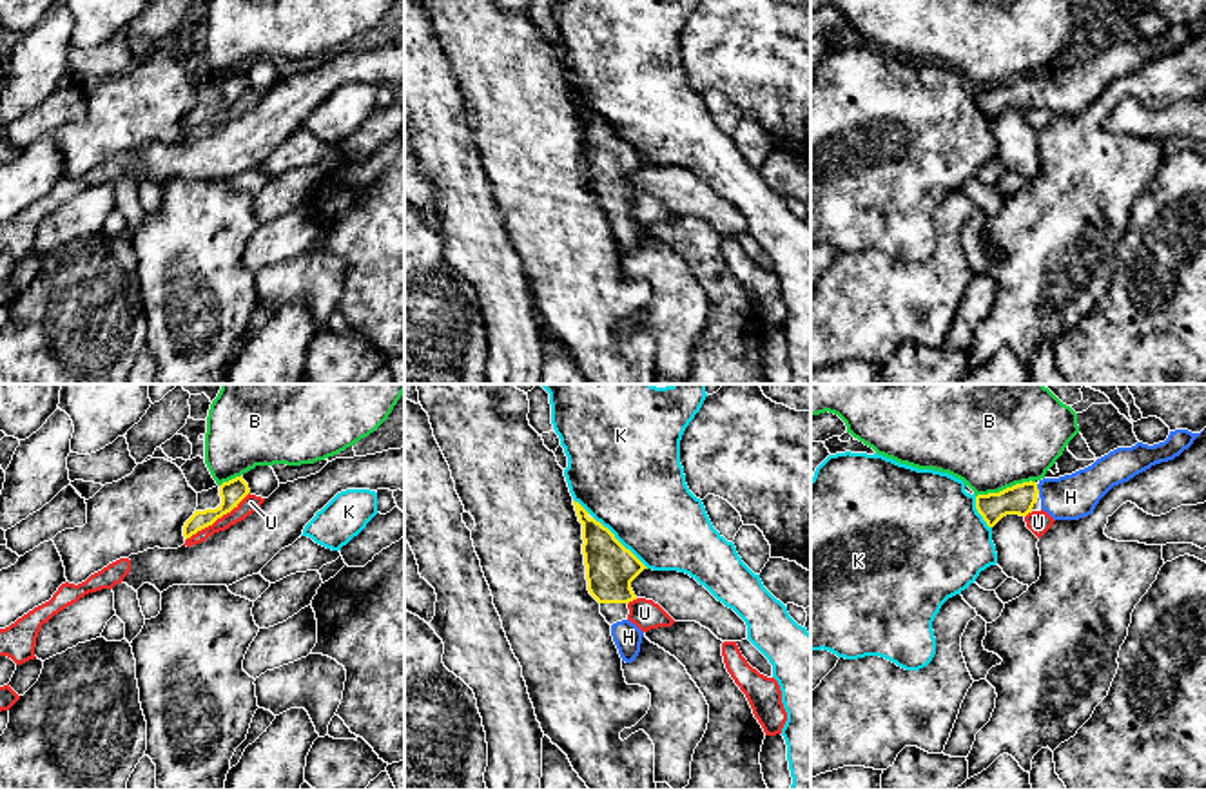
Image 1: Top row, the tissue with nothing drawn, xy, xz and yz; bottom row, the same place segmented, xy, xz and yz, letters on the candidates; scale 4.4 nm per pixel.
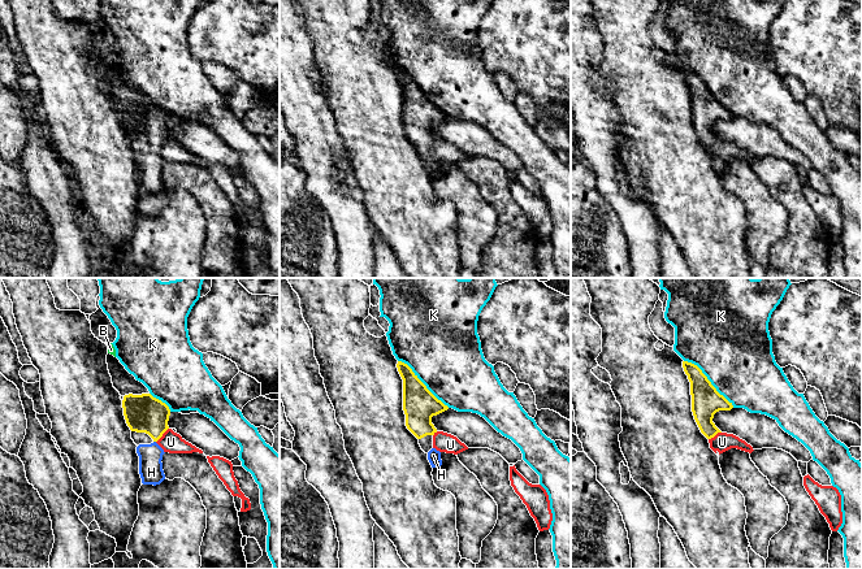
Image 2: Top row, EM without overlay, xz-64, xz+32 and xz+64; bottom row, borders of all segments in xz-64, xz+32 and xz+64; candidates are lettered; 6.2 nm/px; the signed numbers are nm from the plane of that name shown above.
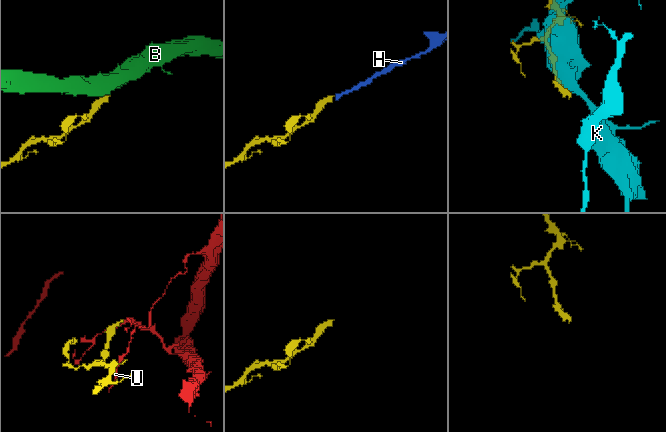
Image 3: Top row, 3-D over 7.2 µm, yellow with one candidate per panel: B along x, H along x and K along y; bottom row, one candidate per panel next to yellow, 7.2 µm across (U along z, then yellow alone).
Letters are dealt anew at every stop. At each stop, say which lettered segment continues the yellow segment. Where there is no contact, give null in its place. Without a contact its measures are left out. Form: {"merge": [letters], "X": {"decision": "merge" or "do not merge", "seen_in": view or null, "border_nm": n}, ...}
{"merge": ["H"], "B": {"decision": "do not merge", "seen_in": "yz", "border_nm": 280}, "H": {"decision": "merge", "seen_in": "yz", "border_nm": 50}, "K": {"decision": "do not merge", "seen_in": "xz", "border_nm": 340}, "U": {"decision": "do not merge", "seen_in": "xy", "border_nm": 360}}

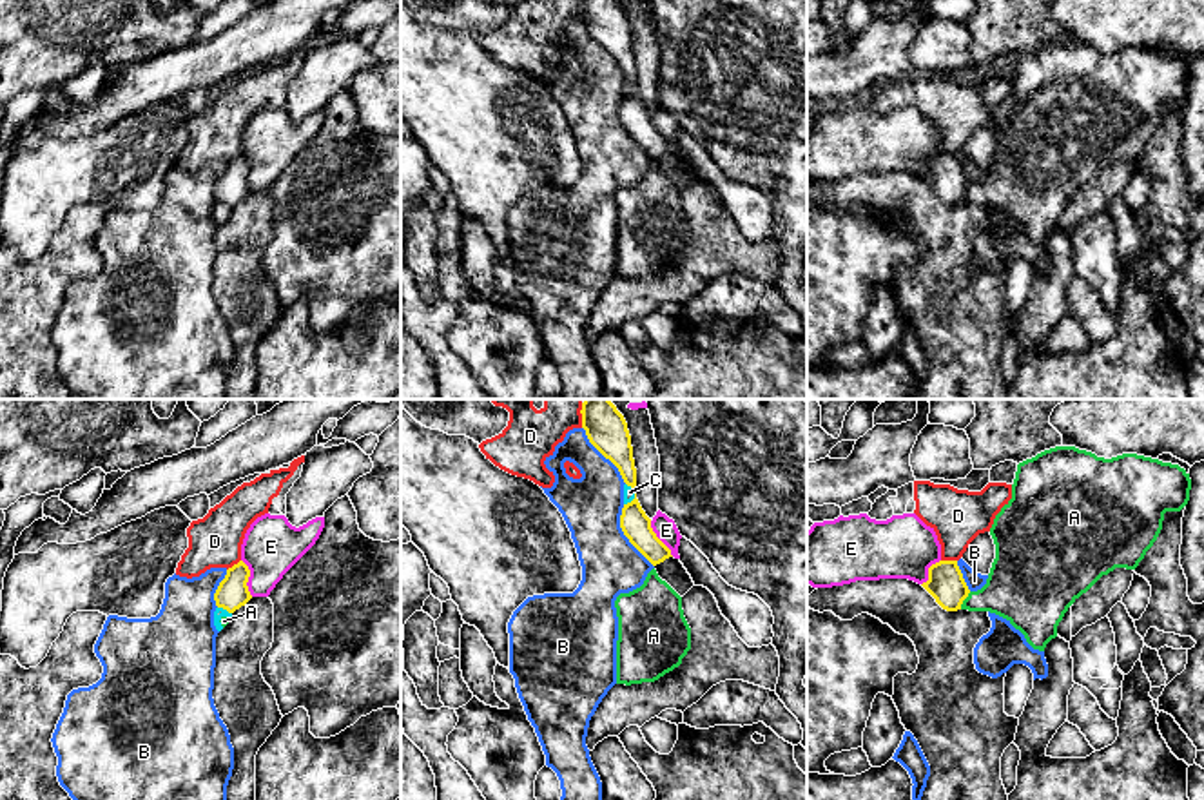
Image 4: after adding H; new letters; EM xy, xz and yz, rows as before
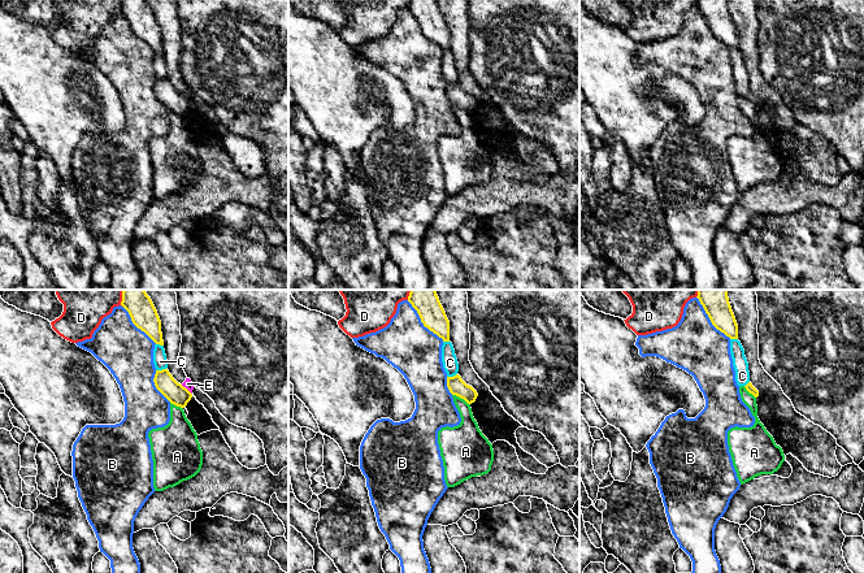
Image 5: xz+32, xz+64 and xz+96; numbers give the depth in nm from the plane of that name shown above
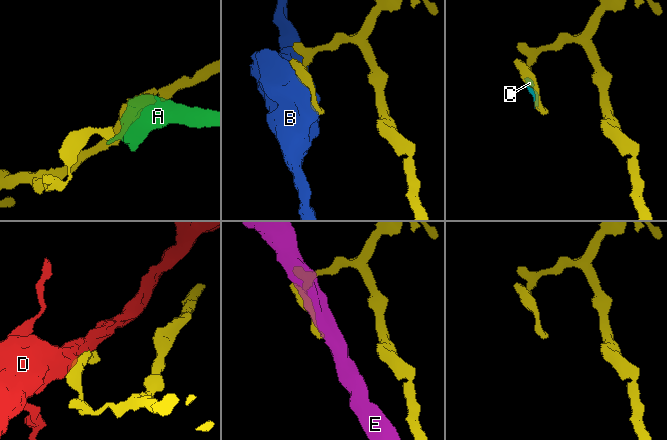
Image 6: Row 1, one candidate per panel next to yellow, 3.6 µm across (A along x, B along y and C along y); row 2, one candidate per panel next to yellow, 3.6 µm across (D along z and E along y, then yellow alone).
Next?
{"merge": [], "A": {"decision": "do not merge", "seen_in": "yz", "border_nm": 90}, "B": {"decision": "do not merge", "seen_in": "xz", "border_nm": 320}, "C": {"decision": "do not merge", "seen_in": "xy", "border_nm": 70}, "D": {"decision": "do not merge", "seen_in": "yz", "border_nm": 70}, "E": {"decision": "do not merge", "seen_in": "xy", "border_nm": 180}}

